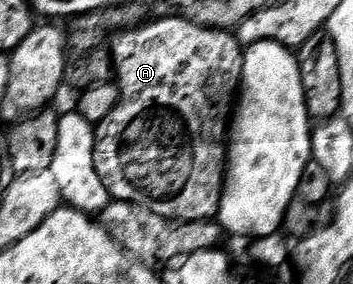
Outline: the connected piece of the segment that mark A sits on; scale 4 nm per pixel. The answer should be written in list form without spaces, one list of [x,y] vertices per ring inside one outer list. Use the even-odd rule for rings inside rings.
[[[163,16],[161,18],[151,19],[149,22],[138,25],[137,28],[128,28],[125,32],[117,33],[112,40],[112,68],[116,73],[116,83],[119,90],[118,104],[112,110],[112,114],[108,114],[108,118],[104,118],[102,123],[97,125],[97,140],[95,142],[95,166],[99,172],[100,178],[103,179],[104,186],[109,190],[114,200],[126,200],[130,204],[139,204],[148,210],[152,210],[156,214],[166,216],[170,220],[214,220],[218,215],[218,207],[222,201],[222,185],[226,182],[226,161],[228,159],[228,125],[232,120],[232,105],[236,100],[236,93],[239,91],[242,82],[242,57],[244,55],[243,45],[240,43],[237,35],[233,31],[223,30],[221,28],[205,28],[199,24],[193,24],[190,20],[184,20],[181,16]]]

